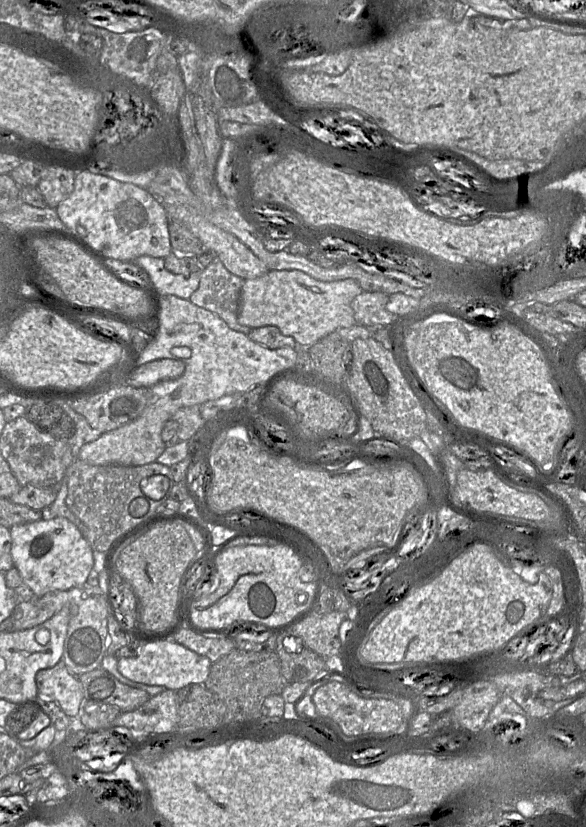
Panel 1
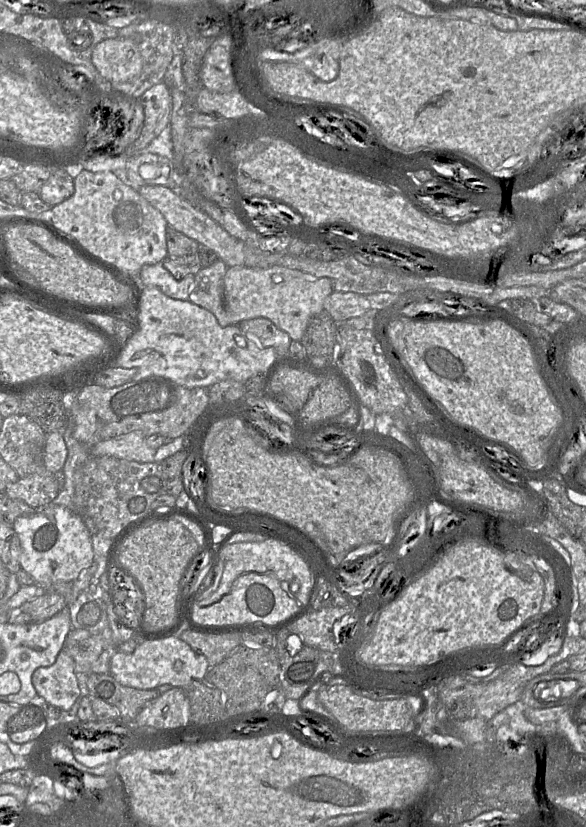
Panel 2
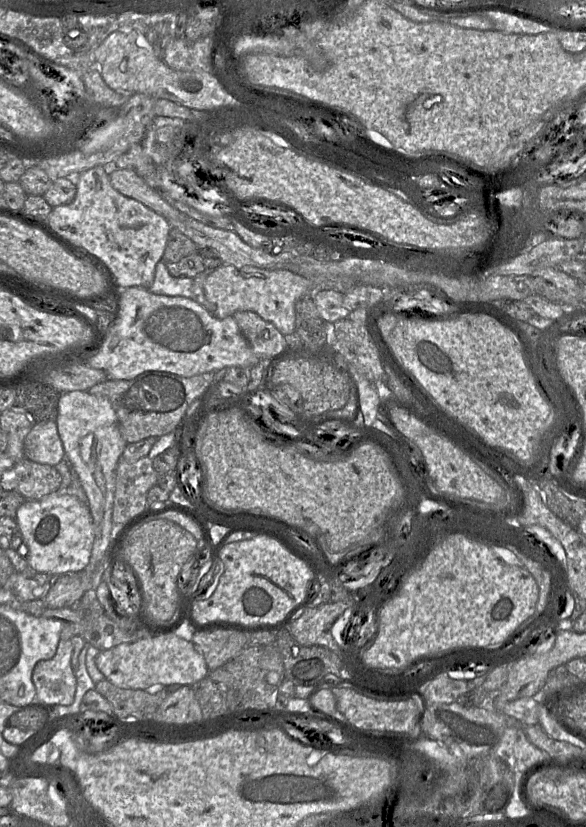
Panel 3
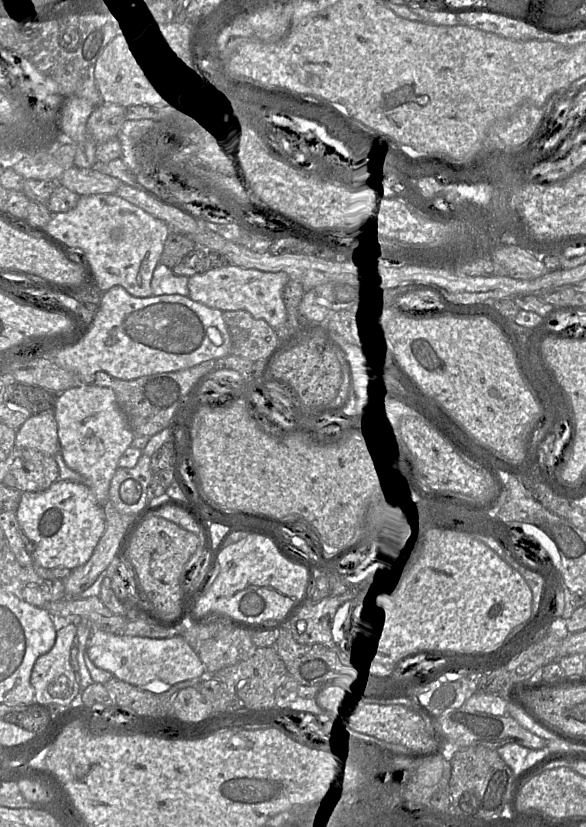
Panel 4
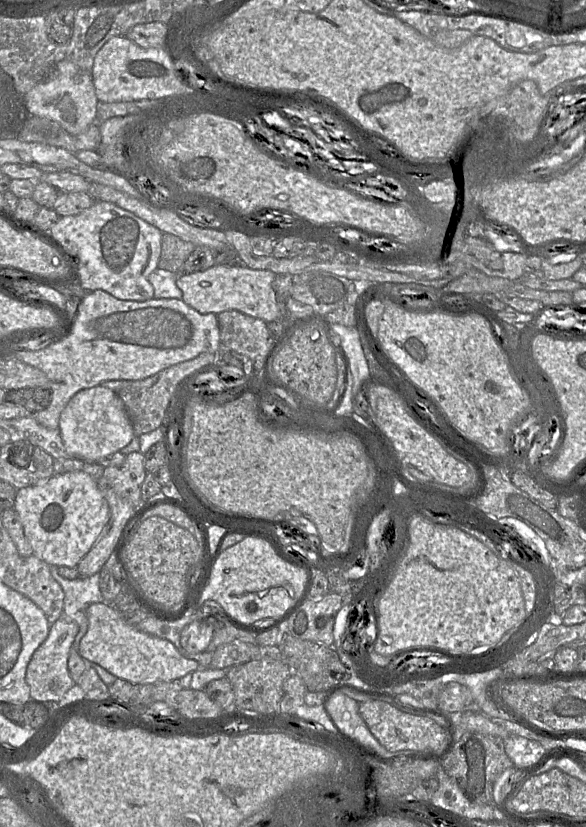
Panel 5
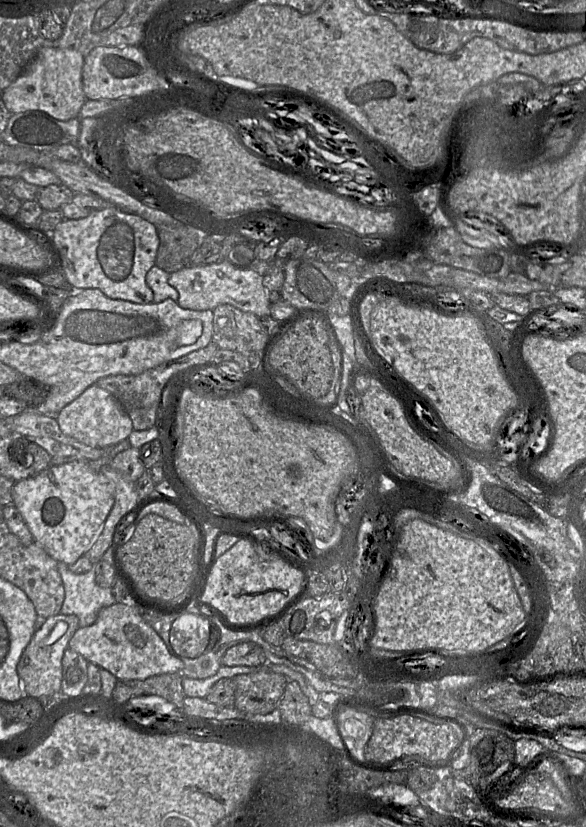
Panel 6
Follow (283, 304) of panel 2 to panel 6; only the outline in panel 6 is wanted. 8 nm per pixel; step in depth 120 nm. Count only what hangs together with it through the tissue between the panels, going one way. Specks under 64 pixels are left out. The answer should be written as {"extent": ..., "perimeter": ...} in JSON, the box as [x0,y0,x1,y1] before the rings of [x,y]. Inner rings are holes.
{"extent":[170,261,270,317],"perimeter":[[[228,261],[208,265],[188,265],[170,274],[170,286],[178,292],[178,305],[195,311],[213,310],[219,305],[229,304],[258,317],[270,315],[270,299],[263,286],[263,273],[258,269],[246,269]]]}

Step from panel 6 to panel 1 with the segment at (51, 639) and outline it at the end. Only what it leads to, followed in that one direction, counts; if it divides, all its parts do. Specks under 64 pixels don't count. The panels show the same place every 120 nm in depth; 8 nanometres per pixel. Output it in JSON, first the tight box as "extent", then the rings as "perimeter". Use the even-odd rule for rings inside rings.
{"extent":[36,659,85,719],"perimeter":[[[61,659],[54,667],[36,674],[38,695],[52,699],[72,719],[77,719],[84,708],[85,699],[78,676],[70,673]]]}

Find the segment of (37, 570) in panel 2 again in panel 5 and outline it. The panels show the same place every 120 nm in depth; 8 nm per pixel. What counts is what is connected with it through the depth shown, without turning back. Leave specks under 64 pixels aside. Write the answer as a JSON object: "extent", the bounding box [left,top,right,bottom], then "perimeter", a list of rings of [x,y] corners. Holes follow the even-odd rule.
{"extent":[13,471,110,567],"perimeter":[[[71,471],[53,475],[42,483],[19,489],[13,508],[23,525],[24,534],[29,541],[33,554],[50,566],[76,567],[91,550],[110,519],[110,509],[97,479],[82,471]]]}

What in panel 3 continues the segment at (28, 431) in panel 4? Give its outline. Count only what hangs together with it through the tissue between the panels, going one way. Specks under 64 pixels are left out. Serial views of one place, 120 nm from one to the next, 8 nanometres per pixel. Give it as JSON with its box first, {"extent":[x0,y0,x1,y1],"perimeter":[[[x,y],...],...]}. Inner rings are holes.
{"extent":[24,421,65,466],"perimeter":[[[56,421],[34,424],[24,441],[24,456],[31,461],[51,466],[65,458]]]}

